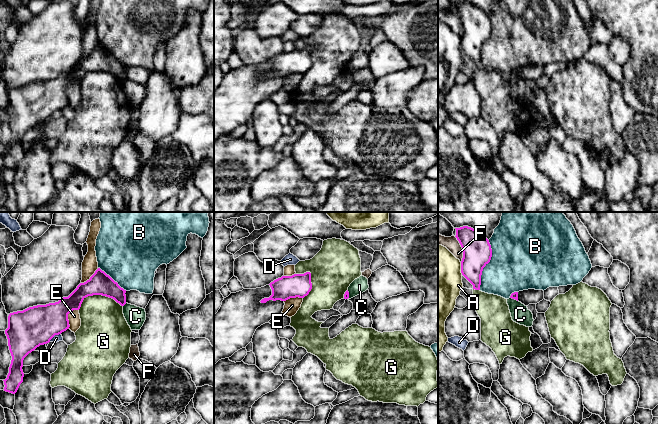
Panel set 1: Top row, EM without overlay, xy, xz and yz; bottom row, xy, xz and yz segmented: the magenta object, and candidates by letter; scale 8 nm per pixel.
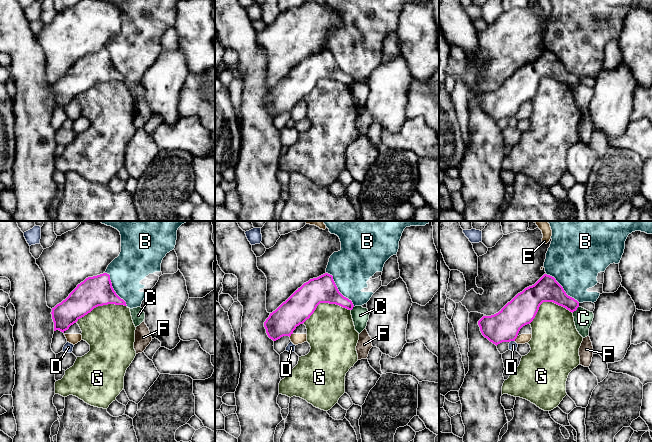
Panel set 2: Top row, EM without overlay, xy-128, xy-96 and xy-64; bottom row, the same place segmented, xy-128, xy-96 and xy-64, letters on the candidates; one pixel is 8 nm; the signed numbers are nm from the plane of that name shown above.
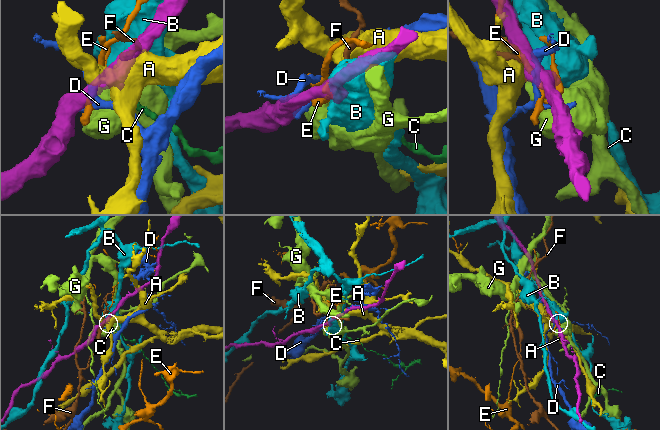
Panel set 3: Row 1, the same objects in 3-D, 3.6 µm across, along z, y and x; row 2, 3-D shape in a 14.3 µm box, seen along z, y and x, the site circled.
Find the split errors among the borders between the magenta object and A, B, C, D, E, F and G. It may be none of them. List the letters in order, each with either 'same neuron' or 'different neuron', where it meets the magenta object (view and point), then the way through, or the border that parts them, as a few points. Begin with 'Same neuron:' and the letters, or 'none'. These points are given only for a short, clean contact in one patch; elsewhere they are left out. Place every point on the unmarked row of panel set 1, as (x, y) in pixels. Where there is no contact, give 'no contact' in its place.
Same neuron: none
A: different neuron; meets magenta in yz at (461, 44); border along yz (460, 38), (460, 48), (462, 50)
B: different neuron; meets magenta in yz at (485, 41)
C: different neuron; meets magenta in xy at (124, 80); border along xy (126, 79), (123, 82)
D: different neuron; meets magenta in xy at (54, 111)
E: different neuron; meets magenta in xy at (67, 92)
F: different neuron; meets magenta in yz at (462, 25); border along yz (454, 12), (461, 23), (461, 37)
G: different neuron; meets magenta in xy at (98, 70)

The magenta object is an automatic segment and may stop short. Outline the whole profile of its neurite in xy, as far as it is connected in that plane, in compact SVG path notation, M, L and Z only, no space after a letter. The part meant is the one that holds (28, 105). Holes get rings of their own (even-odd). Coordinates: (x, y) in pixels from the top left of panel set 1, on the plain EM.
M98 44L95 49L68 72L58 78L29 83L10 89L5 110L12 132L9 149L4 157L4 167L15 170L23 158L24 134L40 121L69 105L68 90L79 86L88 72L102 71L114 75L121 82L126 80L126 66Z

